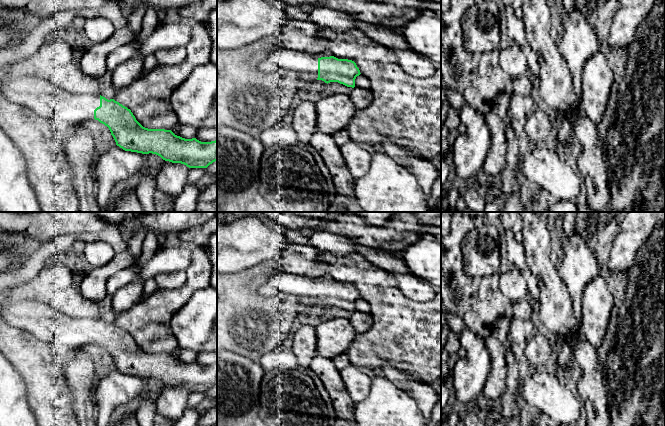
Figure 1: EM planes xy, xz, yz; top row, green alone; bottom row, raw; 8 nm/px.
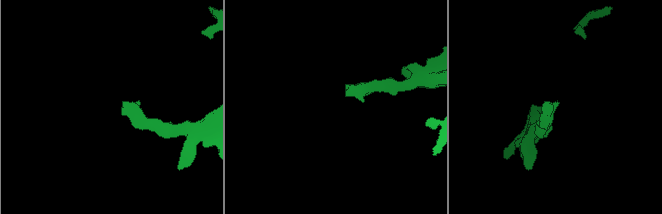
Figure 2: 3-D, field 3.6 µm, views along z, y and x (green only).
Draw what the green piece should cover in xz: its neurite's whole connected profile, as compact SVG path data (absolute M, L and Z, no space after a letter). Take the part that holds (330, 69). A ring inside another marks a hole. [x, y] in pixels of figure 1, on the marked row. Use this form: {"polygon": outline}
{"polygon": "M282 45L277 47L263 60L259 60L258 69L266 73L280 70L294 71L309 79L322 80L325 83L338 82L347 87L355 87L355 79L360 70L356 63L334 56L321 57L292 51Z"}

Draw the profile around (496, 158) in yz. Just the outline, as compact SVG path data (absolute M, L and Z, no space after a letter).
M486 113L483 117L490 129L492 144L482 171L491 179L497 179L505 165L508 151L505 126L493 113Z

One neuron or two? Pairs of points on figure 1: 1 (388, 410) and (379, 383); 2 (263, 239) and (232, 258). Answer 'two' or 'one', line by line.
1: one
2: one

